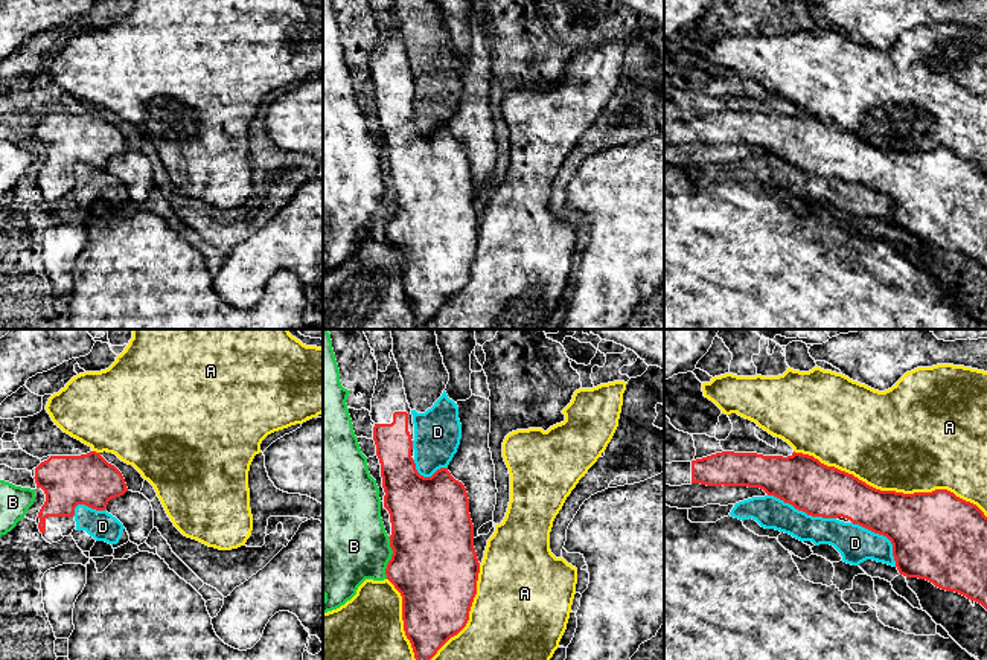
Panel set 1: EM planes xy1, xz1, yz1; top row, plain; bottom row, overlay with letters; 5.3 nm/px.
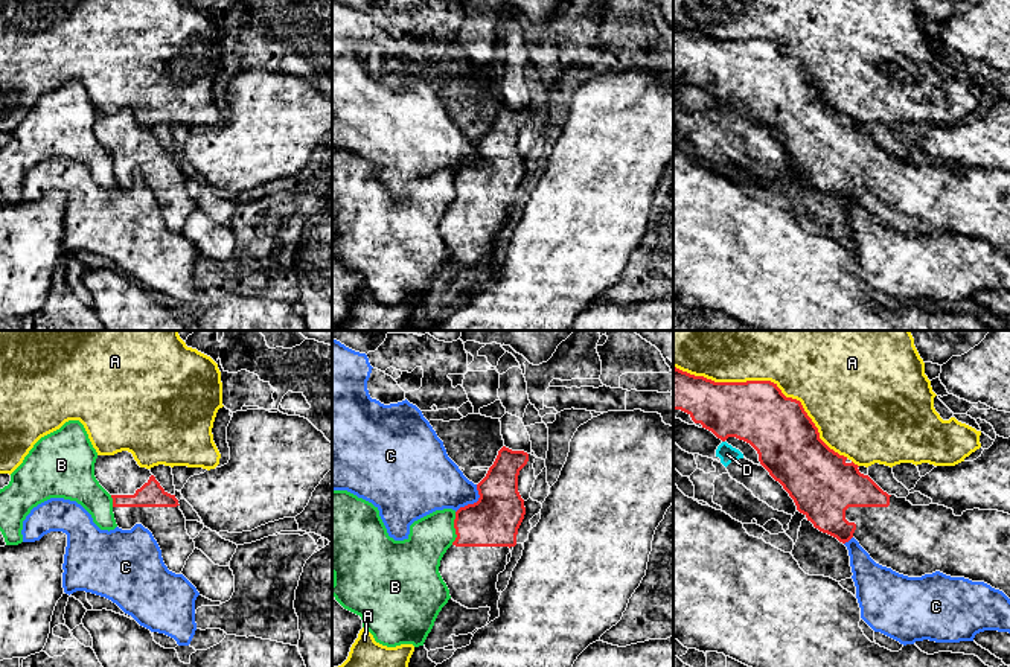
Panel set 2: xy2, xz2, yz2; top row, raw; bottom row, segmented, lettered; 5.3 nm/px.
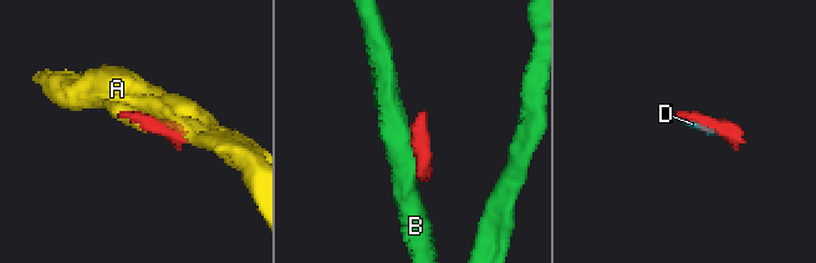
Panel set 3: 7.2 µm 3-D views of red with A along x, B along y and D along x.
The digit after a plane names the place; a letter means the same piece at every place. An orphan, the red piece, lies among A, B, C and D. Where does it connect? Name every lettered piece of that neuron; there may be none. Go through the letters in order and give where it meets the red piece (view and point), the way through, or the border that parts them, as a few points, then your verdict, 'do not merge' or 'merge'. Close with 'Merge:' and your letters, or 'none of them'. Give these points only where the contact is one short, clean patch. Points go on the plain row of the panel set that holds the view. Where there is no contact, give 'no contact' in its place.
A: contact xz1 (468, 276); do not merge
B: contact xz1 (392, 217); do not merge
C: contact xz2 (474, 162); border xz2 (477, 143), (479, 157), (456, 171); do not merge
D: contact yz1 (801, 168); do not merge
Merge: none of them

